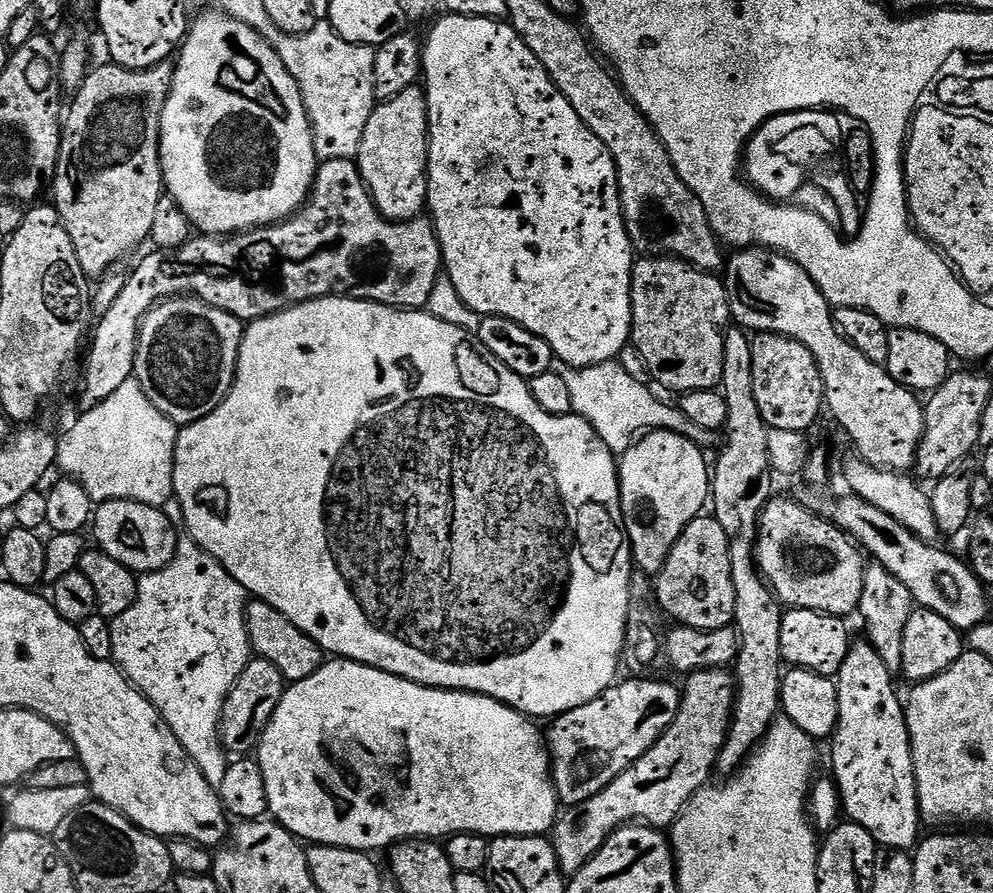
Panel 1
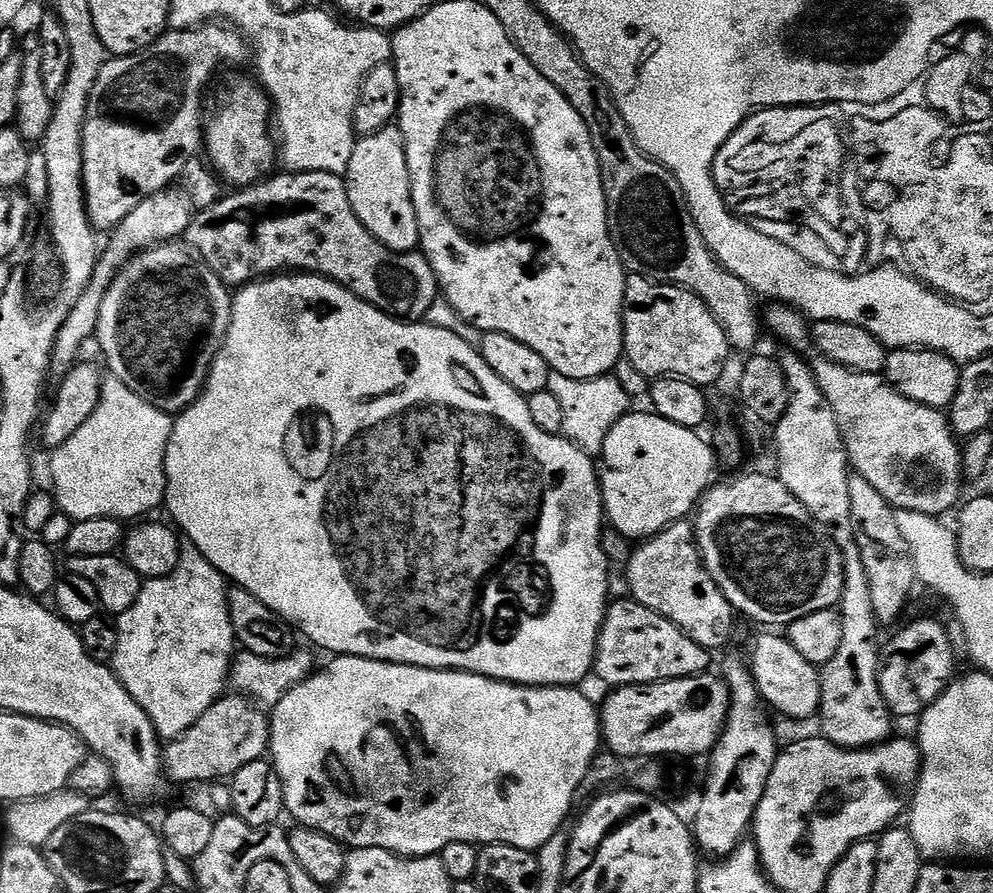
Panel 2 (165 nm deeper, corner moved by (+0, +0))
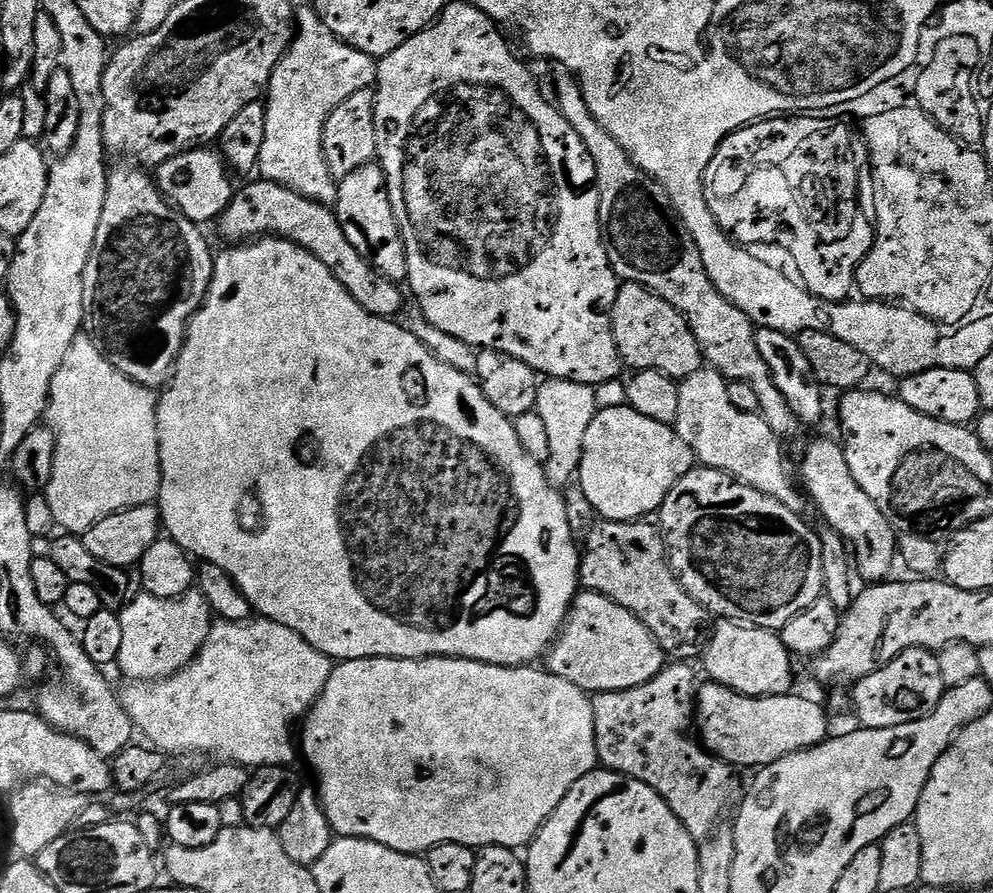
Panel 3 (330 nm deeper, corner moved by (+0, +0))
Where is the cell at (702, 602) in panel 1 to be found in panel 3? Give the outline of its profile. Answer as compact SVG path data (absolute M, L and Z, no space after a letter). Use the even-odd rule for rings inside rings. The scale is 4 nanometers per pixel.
M609 520L596 526L589 534L586 547L580 557L580 583L587 591L597 592L618 606L628 608L654 634L669 657L680 662L692 662L708 647L714 627L713 613L705 610L676 579L672 565L668 562L668 550L661 529L655 523L644 520Z

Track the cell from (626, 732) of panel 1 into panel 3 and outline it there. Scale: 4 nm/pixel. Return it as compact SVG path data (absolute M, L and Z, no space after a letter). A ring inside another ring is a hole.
M711 682L701 683L696 694L696 715L694 717L694 728L698 733L698 739L700 743L703 744L709 752L714 753L719 760L724 760L727 764L731 764L737 769L752 768L751 770L765 768L768 764L778 762L778 758L786 758L795 752L801 752L807 748L818 746L823 740L829 739L830 731L828 732L828 716L824 713L822 705L815 704L814 701L807 700L804 696L796 695L797 694L789 694L786 696L743 696L721 684L714 684Z

